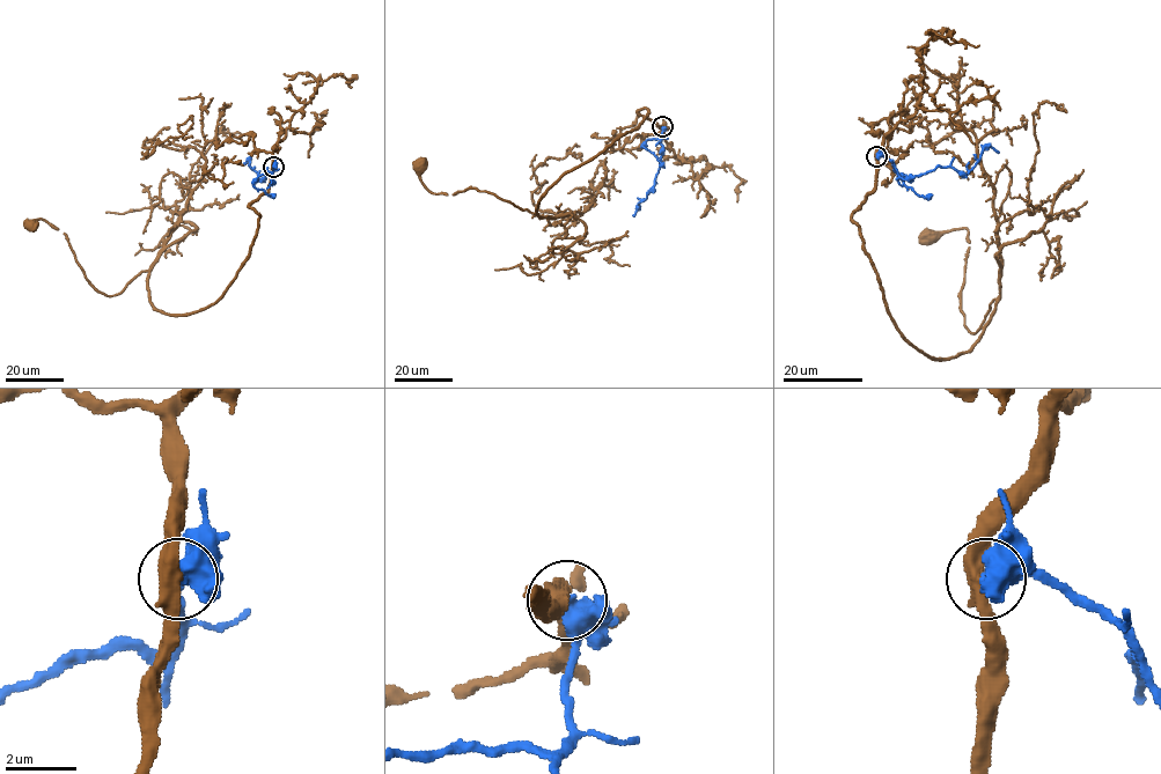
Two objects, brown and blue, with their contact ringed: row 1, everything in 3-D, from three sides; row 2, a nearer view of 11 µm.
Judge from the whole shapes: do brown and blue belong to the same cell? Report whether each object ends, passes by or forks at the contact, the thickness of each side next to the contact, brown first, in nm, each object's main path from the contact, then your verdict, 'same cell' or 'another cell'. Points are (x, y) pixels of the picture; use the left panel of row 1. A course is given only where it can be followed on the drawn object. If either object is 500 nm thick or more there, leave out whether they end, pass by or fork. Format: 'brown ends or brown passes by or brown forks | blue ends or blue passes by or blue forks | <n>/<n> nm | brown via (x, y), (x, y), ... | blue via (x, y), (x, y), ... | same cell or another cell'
440/600 nm | brown via (273, 167), (244, 263), (183, 315), (153, 306), (148, 271), (100, 293), (67, 236), (30, 223) | blue via (273, 167), (273, 183), (269, 174), (261, 179), (248, 159), (244, 163) | another cell

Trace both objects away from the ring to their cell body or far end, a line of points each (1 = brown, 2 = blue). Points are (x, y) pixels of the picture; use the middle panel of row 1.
1: (662, 126), (638, 111), (647, 115), (566, 171), (537, 214), (475, 188), (434, 194), (419, 164)
2: (662, 126), (662, 148), (655, 183), (647, 198), (638, 204), (633, 216)

